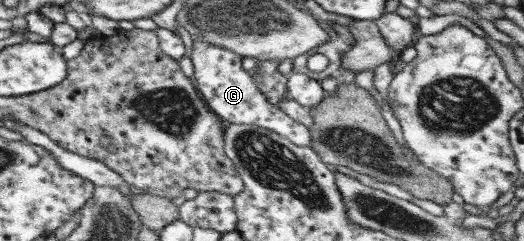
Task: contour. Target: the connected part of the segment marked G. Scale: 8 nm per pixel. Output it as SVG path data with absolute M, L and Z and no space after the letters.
M193 41L193 49L189 57L194 65L193 79L197 82L197 87L200 87L201 93L213 111L216 111L217 115L225 121L231 124L253 124L276 131L301 147L313 145L311 130L267 99L267 95L259 89L254 76L243 69L242 57L239 53L229 51L225 47L211 45L211 43Z

